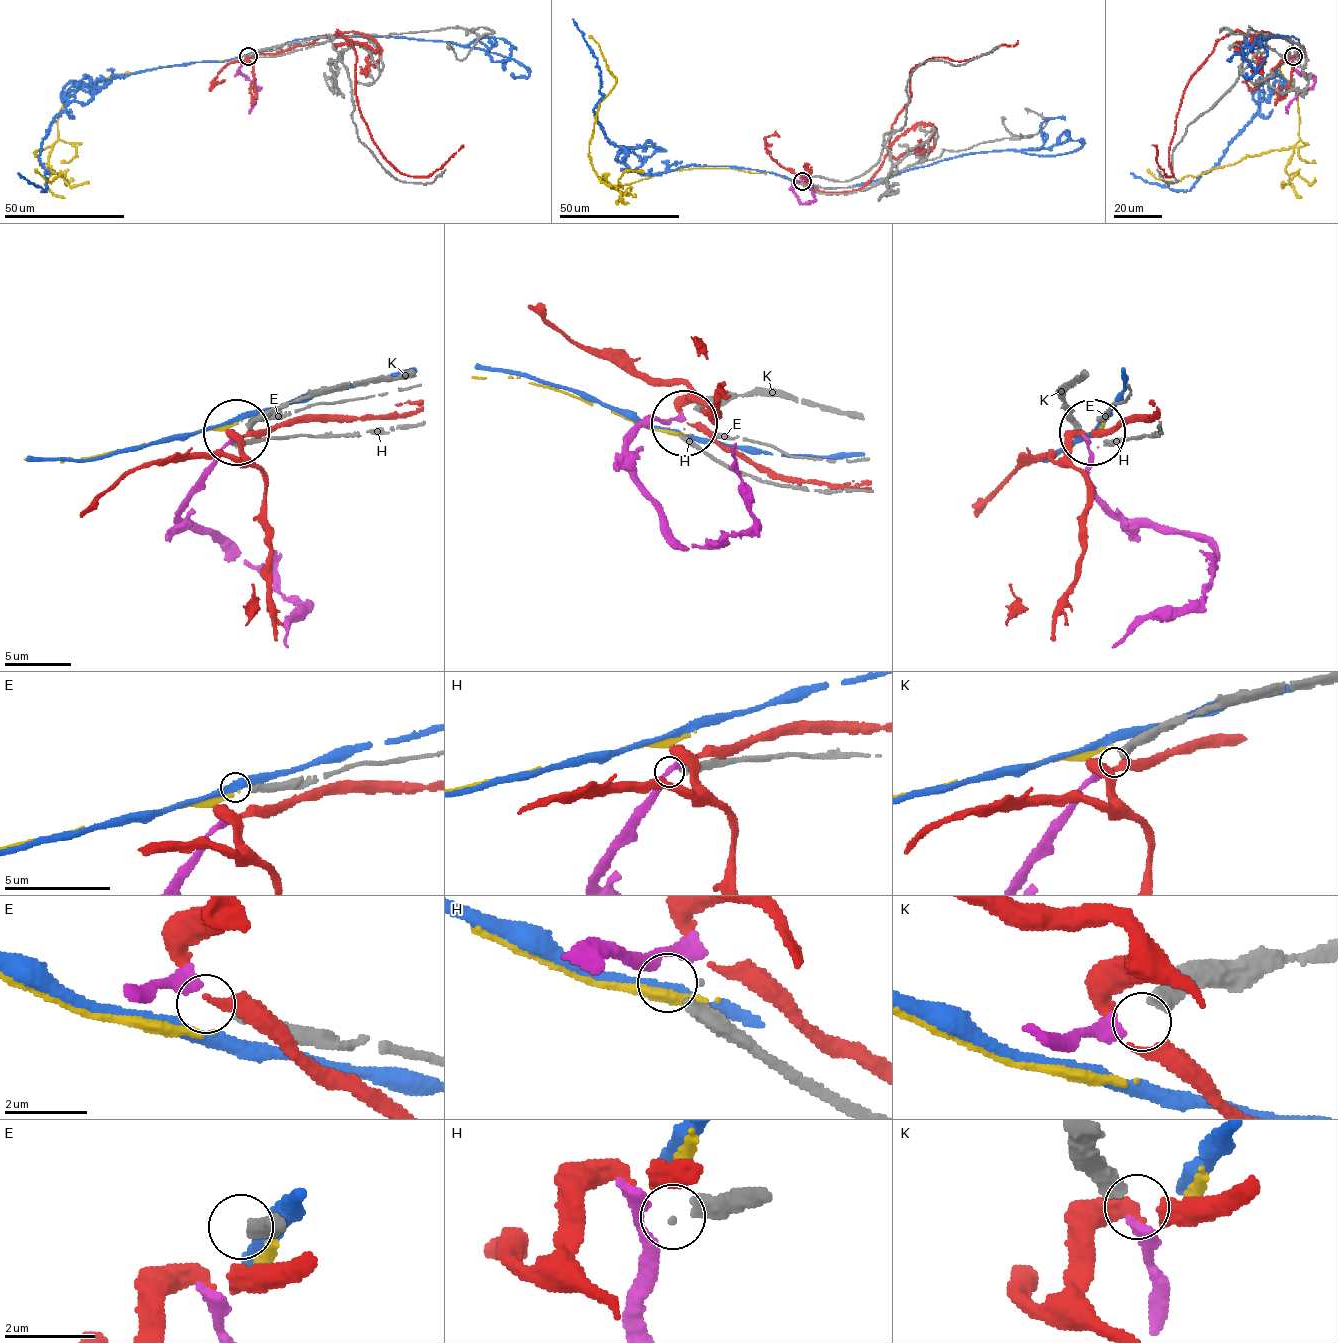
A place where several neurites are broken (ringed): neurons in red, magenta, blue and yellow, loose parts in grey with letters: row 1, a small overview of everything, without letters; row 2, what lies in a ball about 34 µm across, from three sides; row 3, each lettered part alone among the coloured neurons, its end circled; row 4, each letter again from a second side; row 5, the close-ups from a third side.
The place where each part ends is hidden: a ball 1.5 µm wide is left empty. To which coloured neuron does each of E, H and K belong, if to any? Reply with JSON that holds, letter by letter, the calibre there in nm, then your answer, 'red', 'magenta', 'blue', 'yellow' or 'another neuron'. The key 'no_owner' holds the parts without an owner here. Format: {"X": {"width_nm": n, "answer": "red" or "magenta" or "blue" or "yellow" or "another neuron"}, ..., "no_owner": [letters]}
{"E": {"width_nm": 280, "answer": "another neuron"}, "H": {"width_nm": 400, "answer": "another neuron"}, "K": {"width_nm": 440, "answer": "magenta"}, "no_owner": ["E", "H"]}

